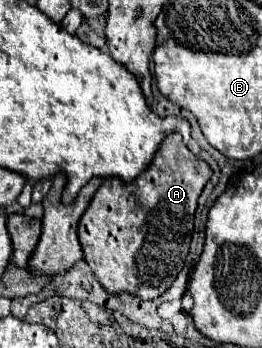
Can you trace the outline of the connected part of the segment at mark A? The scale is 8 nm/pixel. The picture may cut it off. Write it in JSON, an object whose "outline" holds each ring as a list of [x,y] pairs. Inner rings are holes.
{"outline":[[[172,132],[160,144],[150,166],[136,180],[124,182],[120,178],[106,178],[102,182],[78,224],[78,238],[84,248],[84,260],[108,292],[128,292],[140,296],[142,300],[154,300],[170,288],[170,284],[184,266],[188,246],[192,240],[198,198],[210,178],[212,168],[188,150],[180,134]]]}

